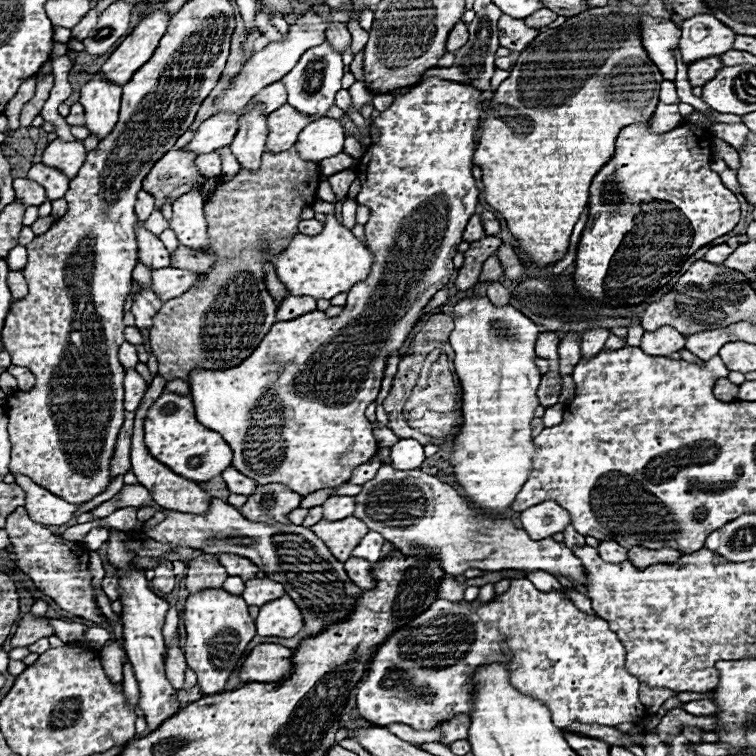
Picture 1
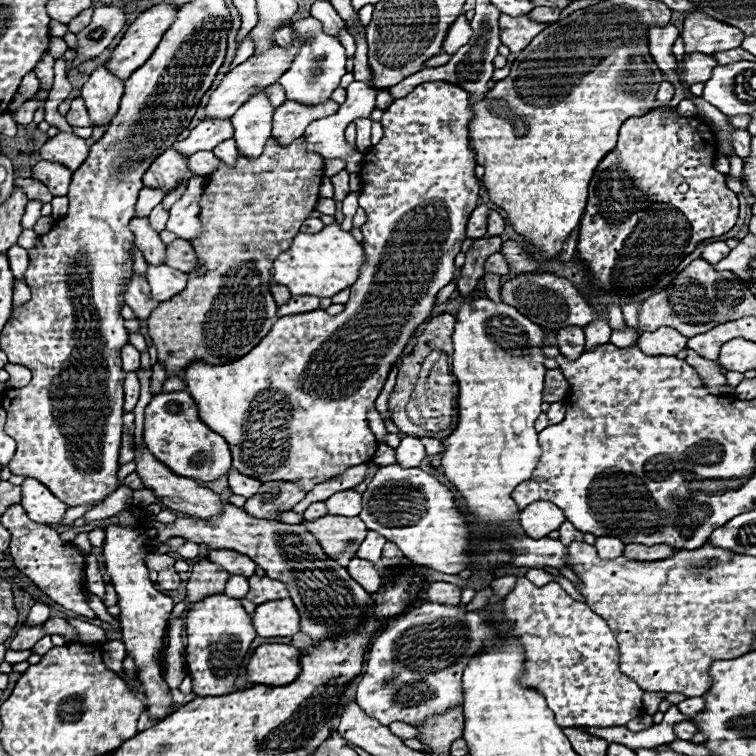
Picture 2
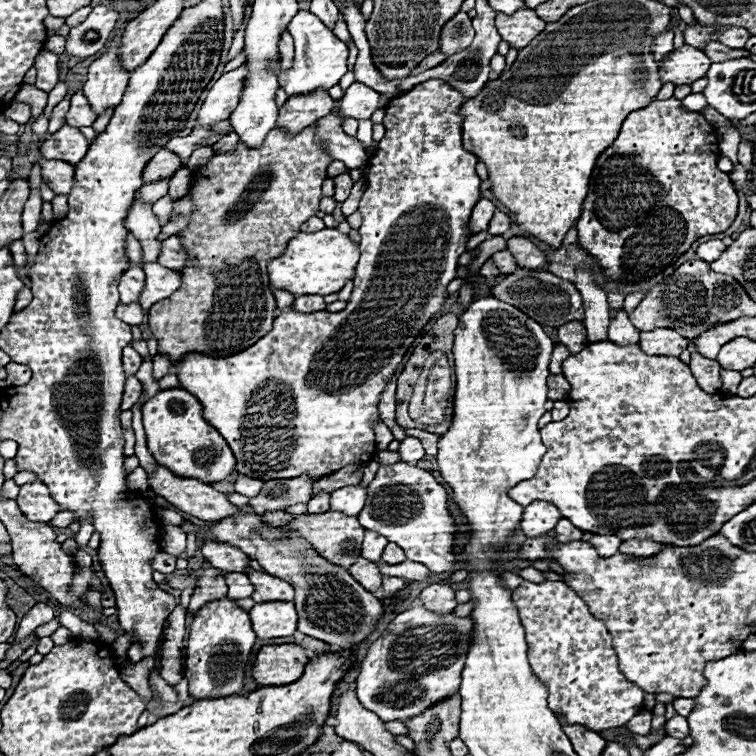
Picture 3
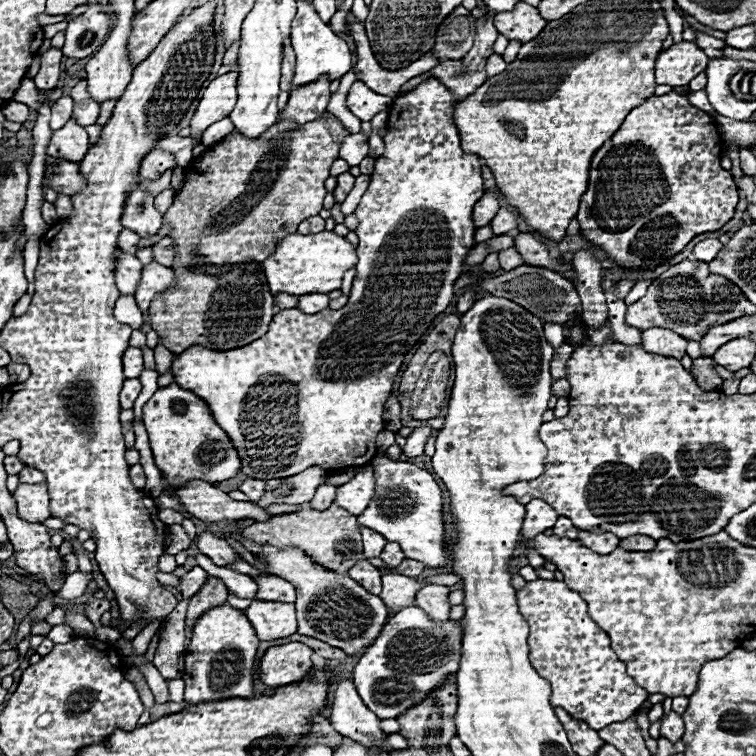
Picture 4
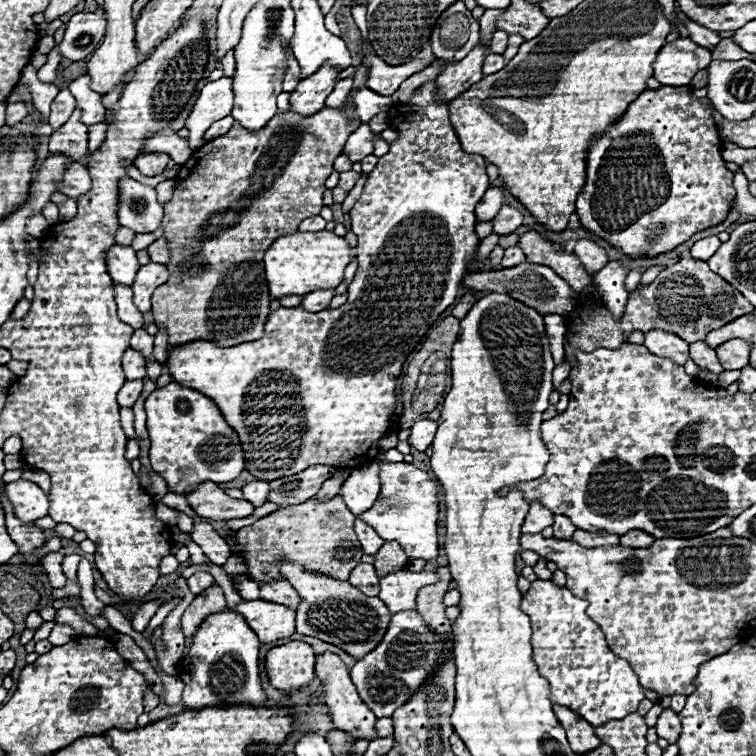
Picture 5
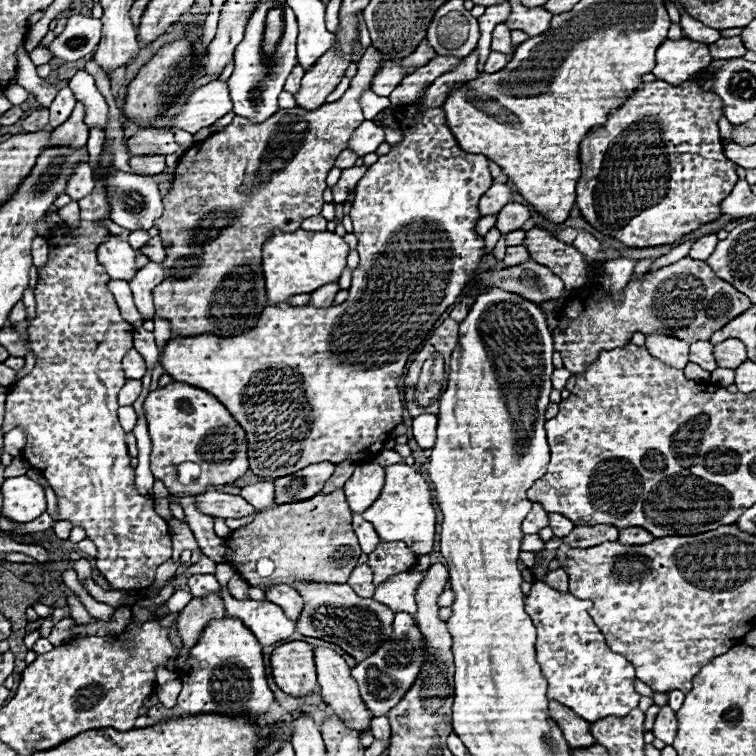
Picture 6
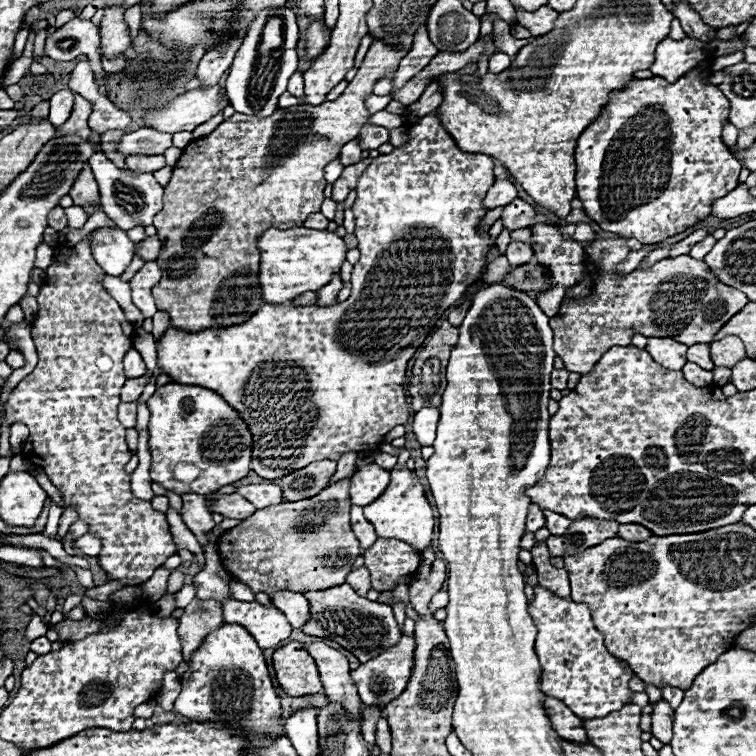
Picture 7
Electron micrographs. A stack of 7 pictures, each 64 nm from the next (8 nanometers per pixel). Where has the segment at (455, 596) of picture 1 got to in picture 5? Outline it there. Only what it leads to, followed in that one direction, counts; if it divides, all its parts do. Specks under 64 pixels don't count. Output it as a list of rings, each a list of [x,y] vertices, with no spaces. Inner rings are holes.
[[[438,568],[436,574],[442,578],[438,584],[430,584],[418,590],[418,612],[422,614],[422,618],[426,620],[426,624],[430,624],[430,628],[440,634],[446,636],[450,634],[450,620],[446,618],[444,610],[444,594],[448,592],[448,582],[450,582],[450,572],[446,568]]]

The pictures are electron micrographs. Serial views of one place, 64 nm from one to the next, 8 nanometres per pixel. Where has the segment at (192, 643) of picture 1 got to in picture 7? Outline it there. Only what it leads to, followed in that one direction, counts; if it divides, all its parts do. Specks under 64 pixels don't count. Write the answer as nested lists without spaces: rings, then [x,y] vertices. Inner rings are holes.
[[[222,624],[220,628],[212,630],[204,644],[198,646],[198,650],[194,652],[194,656],[188,662],[188,670],[182,674],[182,692],[178,696],[178,700],[174,702],[174,710],[190,720],[196,722],[218,722],[218,724],[226,724],[232,728],[242,728],[248,730],[250,734],[264,734],[264,736],[272,736],[272,734],[280,734],[282,722],[280,722],[280,698],[276,694],[276,690],[272,688],[270,682],[270,674],[262,656],[262,650],[258,648],[256,640],[250,636],[250,632],[242,630],[240,624]]]

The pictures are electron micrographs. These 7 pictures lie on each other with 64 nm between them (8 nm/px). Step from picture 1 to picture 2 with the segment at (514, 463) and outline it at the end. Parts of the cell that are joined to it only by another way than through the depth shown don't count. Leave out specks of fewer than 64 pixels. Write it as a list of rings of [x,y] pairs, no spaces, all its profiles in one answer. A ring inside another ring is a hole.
[[[478,298],[478,300],[470,300],[470,302],[464,302],[460,308],[458,308],[458,314],[456,314],[456,328],[454,328],[454,334],[452,334],[452,342],[454,342],[454,376],[458,378],[458,384],[460,384],[460,396],[458,396],[458,426],[456,430],[444,440],[444,458],[442,458],[442,466],[444,466],[444,474],[448,476],[448,480],[456,486],[456,490],[460,492],[460,496],[464,498],[466,506],[468,506],[468,512],[472,516],[476,516],[476,522],[484,528],[504,528],[508,526],[512,520],[518,518],[518,508],[512,500],[512,492],[518,484],[522,484],[524,480],[528,480],[532,476],[532,470],[536,468],[536,462],[538,462],[538,456],[542,454],[542,448],[538,444],[538,434],[534,430],[534,422],[536,418],[542,414],[540,406],[542,406],[542,388],[544,388],[544,374],[546,374],[546,368],[542,366],[542,360],[544,360],[544,354],[540,350],[542,346],[542,340],[544,340],[544,330],[538,328],[538,324],[534,324],[532,320],[526,320],[526,316],[522,316],[516,308],[500,302],[492,302],[488,298]]]

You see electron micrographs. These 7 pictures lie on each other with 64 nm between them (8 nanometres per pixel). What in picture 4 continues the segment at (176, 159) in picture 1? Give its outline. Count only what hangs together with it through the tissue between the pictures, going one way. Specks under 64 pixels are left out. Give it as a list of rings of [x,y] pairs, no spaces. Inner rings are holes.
[[[152,150],[140,166],[140,176],[146,180],[158,180],[166,170],[176,168],[176,160],[174,154],[166,152],[166,150]]]

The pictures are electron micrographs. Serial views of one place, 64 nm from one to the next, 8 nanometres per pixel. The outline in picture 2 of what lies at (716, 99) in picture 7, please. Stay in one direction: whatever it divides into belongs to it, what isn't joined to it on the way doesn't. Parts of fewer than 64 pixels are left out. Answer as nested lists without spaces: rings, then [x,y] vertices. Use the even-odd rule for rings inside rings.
[[[654,108],[646,116],[630,118],[622,124],[618,144],[604,156],[590,180],[588,206],[580,220],[578,258],[592,278],[590,288],[634,298],[654,286],[664,274],[674,272],[700,242],[722,236],[734,228],[738,198],[726,186],[724,174],[714,170],[714,158],[716,134],[700,118],[684,118],[678,116],[676,110]]]

